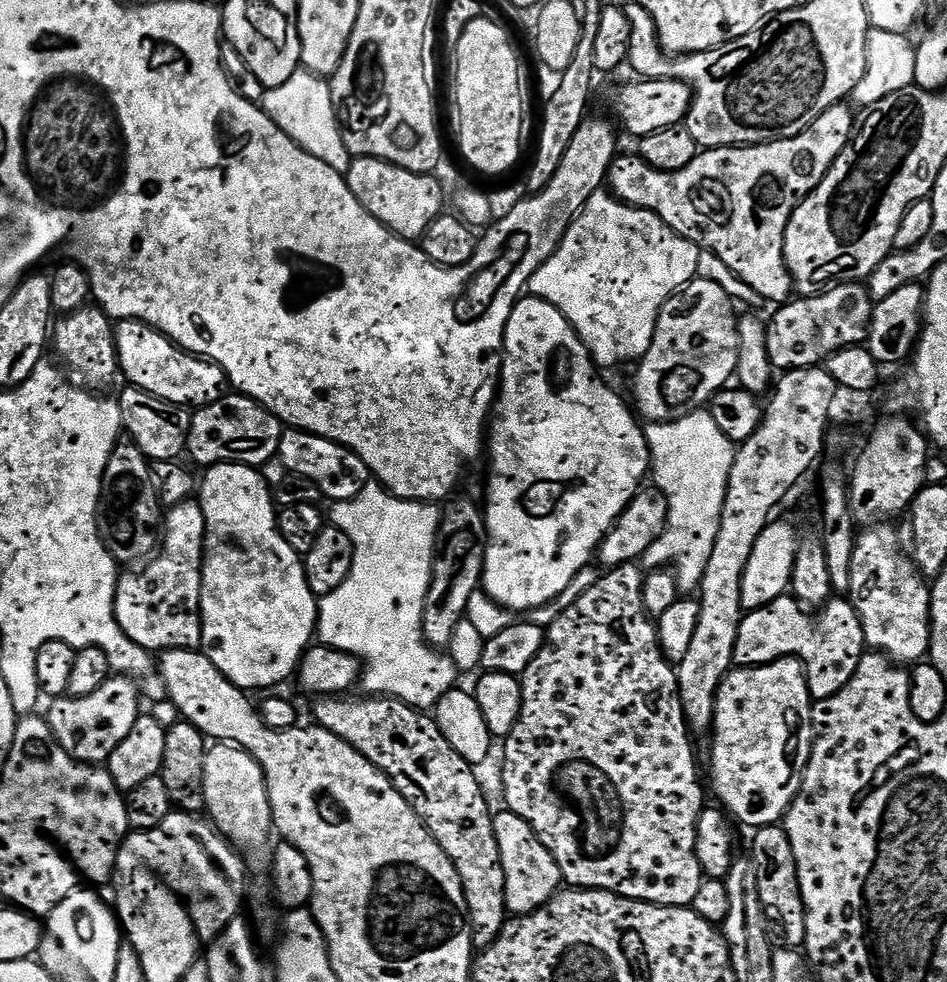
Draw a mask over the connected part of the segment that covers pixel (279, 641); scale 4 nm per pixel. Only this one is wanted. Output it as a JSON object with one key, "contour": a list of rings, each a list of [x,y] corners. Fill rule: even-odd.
{"contour":[[[214,464],[207,469],[208,472],[198,484],[198,499],[202,506],[202,514],[206,518],[204,531],[204,569],[202,570],[202,651],[204,655],[218,666],[218,670],[230,682],[234,682],[245,690],[252,688],[272,688],[283,680],[293,679],[294,673],[299,669],[300,659],[304,657],[306,649],[313,643],[318,632],[318,597],[310,590],[308,575],[304,569],[301,553],[296,552],[282,538],[280,522],[278,519],[278,505],[274,499],[274,492],[259,467],[250,464]]]}

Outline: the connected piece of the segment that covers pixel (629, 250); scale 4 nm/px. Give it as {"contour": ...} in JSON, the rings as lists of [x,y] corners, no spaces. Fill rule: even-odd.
{"contour":[[[607,191],[595,192],[576,215],[576,221],[566,230],[558,250],[528,279],[527,291],[550,302],[574,326],[578,338],[592,355],[597,369],[616,368],[619,364],[639,362],[654,342],[660,311],[681,288],[697,279],[701,249],[682,238],[656,212],[632,208]]]}

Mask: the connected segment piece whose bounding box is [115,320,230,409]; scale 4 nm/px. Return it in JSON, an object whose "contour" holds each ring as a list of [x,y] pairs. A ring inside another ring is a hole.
{"contour":[[[121,320],[115,325],[116,330],[116,356],[120,359],[120,371],[123,379],[131,387],[141,388],[166,402],[174,402],[191,406],[193,409],[204,408],[207,404],[218,402],[230,388],[228,376],[217,364],[212,361],[193,356],[179,348],[173,340],[169,340],[156,328],[143,324],[140,320]]]}

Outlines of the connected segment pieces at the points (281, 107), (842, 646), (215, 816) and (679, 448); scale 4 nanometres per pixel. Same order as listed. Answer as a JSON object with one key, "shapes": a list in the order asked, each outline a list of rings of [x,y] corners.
{"shapes":[[[[301,70],[282,82],[282,86],[265,91],[262,101],[264,113],[273,120],[286,135],[302,150],[314,154],[326,166],[335,172],[347,173],[352,165],[352,151],[346,146],[340,129],[340,119],[336,116],[336,107],[332,101],[332,85],[325,77],[316,76],[307,70]]],[[[791,594],[780,596],[774,602],[747,613],[738,630],[735,663],[741,668],[758,668],[761,664],[772,664],[775,660],[785,660],[788,656],[795,656],[804,662],[808,673],[808,688],[812,691],[813,701],[825,700],[838,694],[854,678],[860,659],[866,651],[864,627],[856,612],[856,605],[849,601],[847,604],[844,600],[847,599],[829,600],[823,608],[819,609],[817,616],[820,617],[817,620],[812,617],[815,615]]],[[[213,743],[206,754],[204,789],[207,819],[216,825],[221,835],[247,853],[246,860],[253,873],[267,873],[270,868],[269,852],[273,843],[274,821],[272,803],[268,797],[268,780],[264,777],[264,768],[259,761],[239,744]]],[[[708,410],[691,412],[686,414],[686,418],[667,420],[665,424],[649,423],[644,428],[644,436],[648,440],[650,472],[653,477],[656,475],[655,487],[668,497],[668,524],[663,534],[644,553],[642,560],[652,570],[674,566],[678,573],[681,593],[692,594],[699,589],[702,578],[706,574],[706,566],[710,562],[710,554],[714,554],[714,544],[722,522],[722,510],[728,493],[728,479],[730,470],[734,466],[737,445],[724,433],[724,427]]]]}

